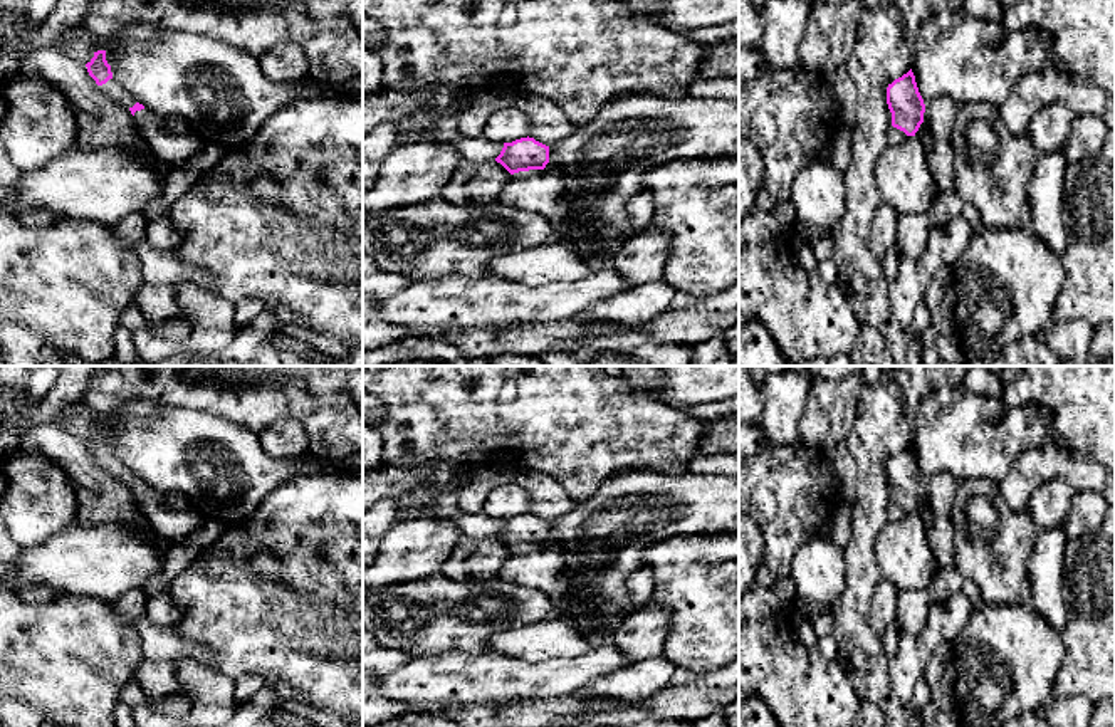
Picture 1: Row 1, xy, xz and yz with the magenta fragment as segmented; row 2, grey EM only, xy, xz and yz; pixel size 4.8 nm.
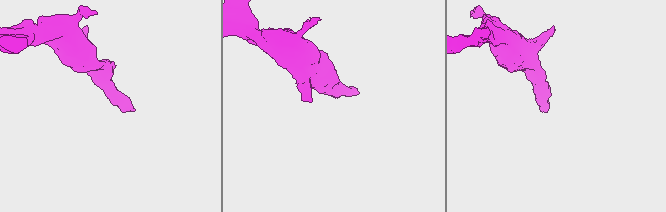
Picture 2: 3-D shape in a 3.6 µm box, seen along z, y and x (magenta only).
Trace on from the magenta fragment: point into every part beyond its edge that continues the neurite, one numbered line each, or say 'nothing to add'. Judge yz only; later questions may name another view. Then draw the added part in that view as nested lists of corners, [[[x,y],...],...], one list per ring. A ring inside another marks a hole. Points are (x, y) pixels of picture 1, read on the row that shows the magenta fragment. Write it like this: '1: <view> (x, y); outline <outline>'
1: yz (941, 113); outline [[[937,97],[925,106],[924,123],[935,138],[950,139],[957,114],[959,106],[950,97]]]

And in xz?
1: xz (536, 190); outline [[[529,170],[510,175],[499,201],[524,212],[542,215],[569,245],[598,252],[613,245],[623,247],[626,238],[603,238],[591,228],[583,228],[566,195],[566,185],[558,171]]]

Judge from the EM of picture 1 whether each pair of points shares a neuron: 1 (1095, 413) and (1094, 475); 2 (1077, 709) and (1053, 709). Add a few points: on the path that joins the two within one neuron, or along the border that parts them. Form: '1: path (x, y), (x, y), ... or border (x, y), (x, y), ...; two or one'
1: border (1080, 455), (1094, 464); two
2: path (1072, 709), (1058, 709); one

